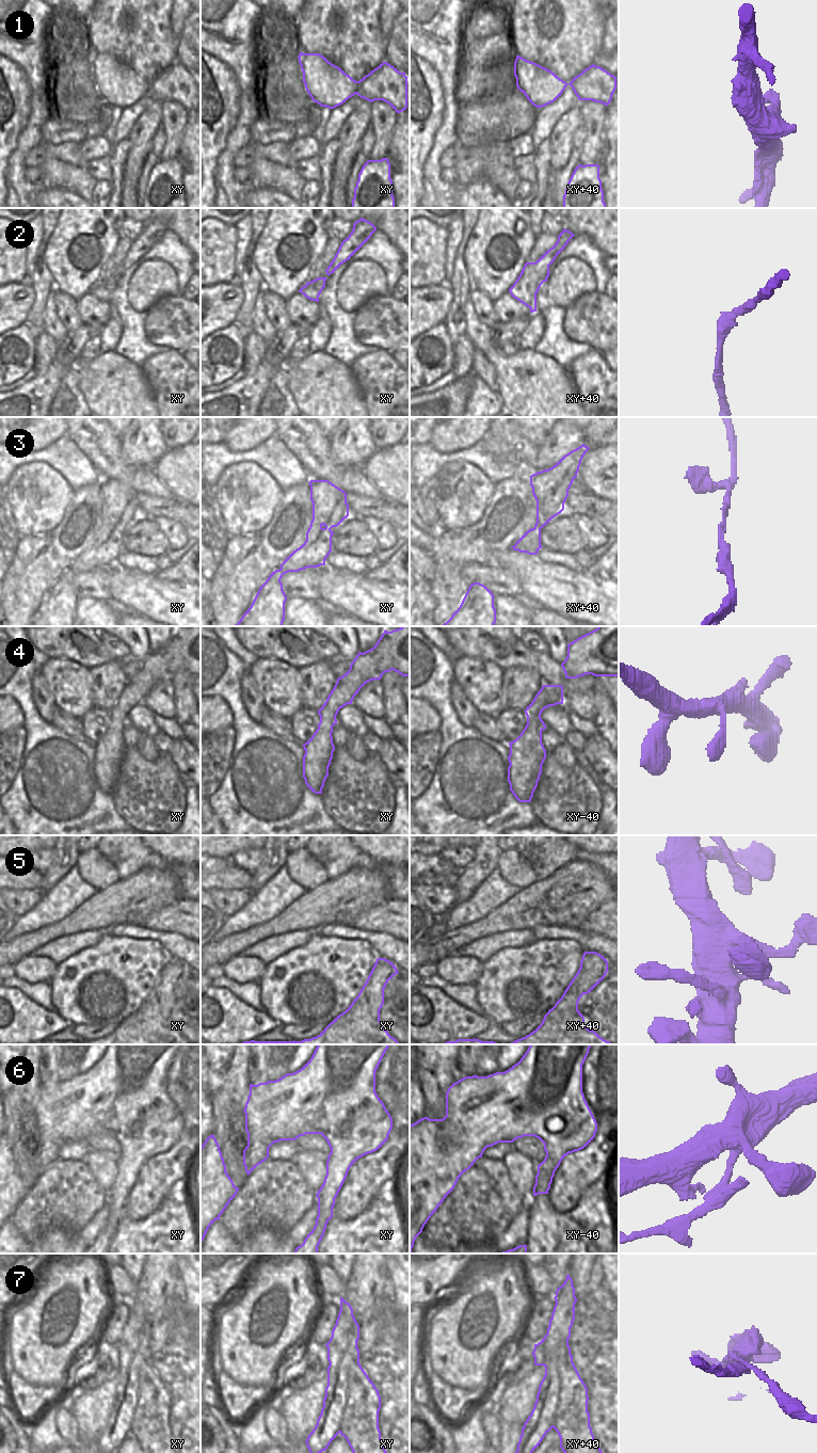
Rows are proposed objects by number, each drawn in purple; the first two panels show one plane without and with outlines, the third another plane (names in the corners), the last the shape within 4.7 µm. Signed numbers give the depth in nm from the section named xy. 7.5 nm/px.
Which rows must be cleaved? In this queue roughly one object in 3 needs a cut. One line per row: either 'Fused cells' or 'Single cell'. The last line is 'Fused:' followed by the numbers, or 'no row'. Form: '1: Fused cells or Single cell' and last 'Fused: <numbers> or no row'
1: Single cell
2: Single cell
3: Single cell
4: Single cell
5: Single cell
6: Fused cells
7: Fused cells
Fused: 6, 7.

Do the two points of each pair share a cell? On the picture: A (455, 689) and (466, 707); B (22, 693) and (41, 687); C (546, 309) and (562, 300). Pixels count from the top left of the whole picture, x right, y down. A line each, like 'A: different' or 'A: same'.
A: same
B: different
C: different

